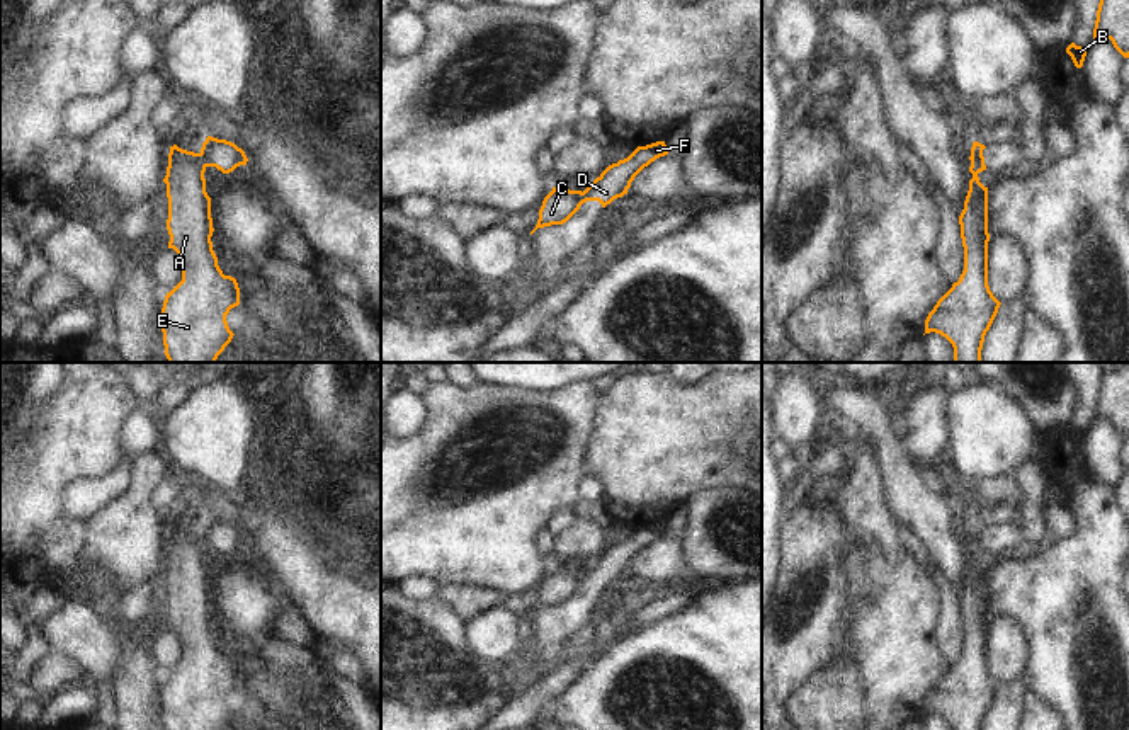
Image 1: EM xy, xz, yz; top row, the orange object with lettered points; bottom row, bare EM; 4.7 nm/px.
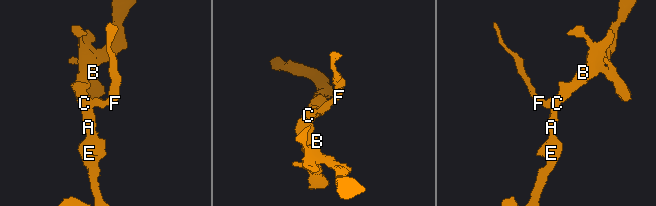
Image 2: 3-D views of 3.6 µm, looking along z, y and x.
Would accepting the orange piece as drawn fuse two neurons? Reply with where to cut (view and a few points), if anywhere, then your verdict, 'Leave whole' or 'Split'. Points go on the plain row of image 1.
Split along xz (582, 574), (580, 586), (573, 593). Split.

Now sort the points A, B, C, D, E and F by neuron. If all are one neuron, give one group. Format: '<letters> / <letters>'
A B C E / D F

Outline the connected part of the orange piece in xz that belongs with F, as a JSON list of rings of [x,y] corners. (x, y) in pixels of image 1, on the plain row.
[[[665,522],[638,528],[627,539],[609,546],[583,573],[580,587],[599,582],[602,589],[627,575],[634,558],[660,538],[668,536]]]

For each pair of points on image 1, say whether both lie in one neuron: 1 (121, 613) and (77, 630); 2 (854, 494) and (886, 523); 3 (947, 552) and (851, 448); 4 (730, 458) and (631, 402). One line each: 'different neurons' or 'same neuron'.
1: different neurons
2: same neuron
3: different neurons
4: same neuron

